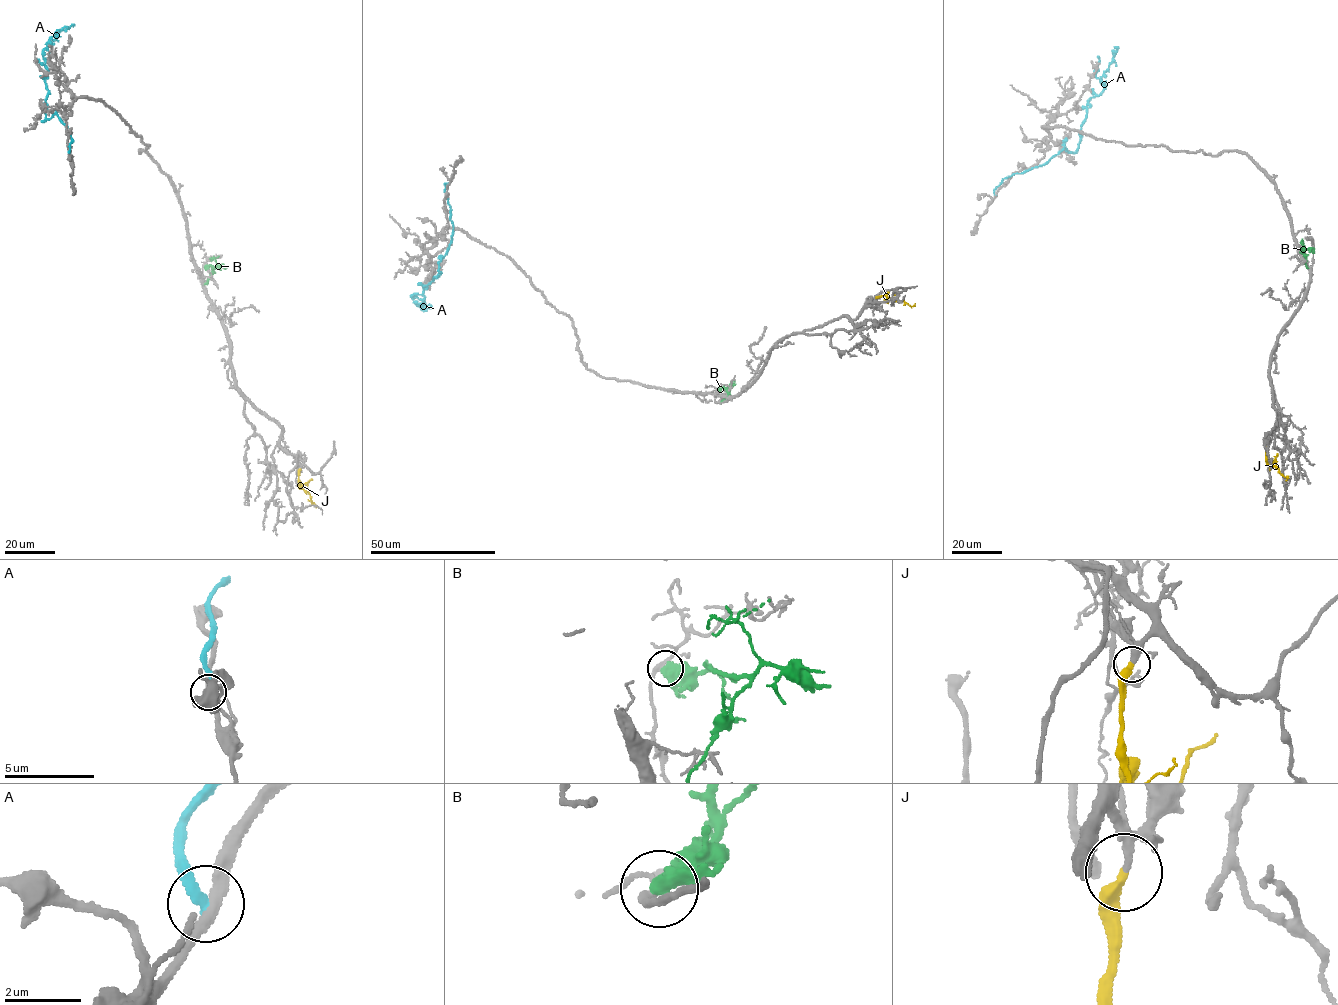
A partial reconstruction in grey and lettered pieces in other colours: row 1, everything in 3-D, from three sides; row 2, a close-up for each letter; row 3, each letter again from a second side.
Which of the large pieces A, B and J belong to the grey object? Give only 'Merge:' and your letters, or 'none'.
Merge: J

